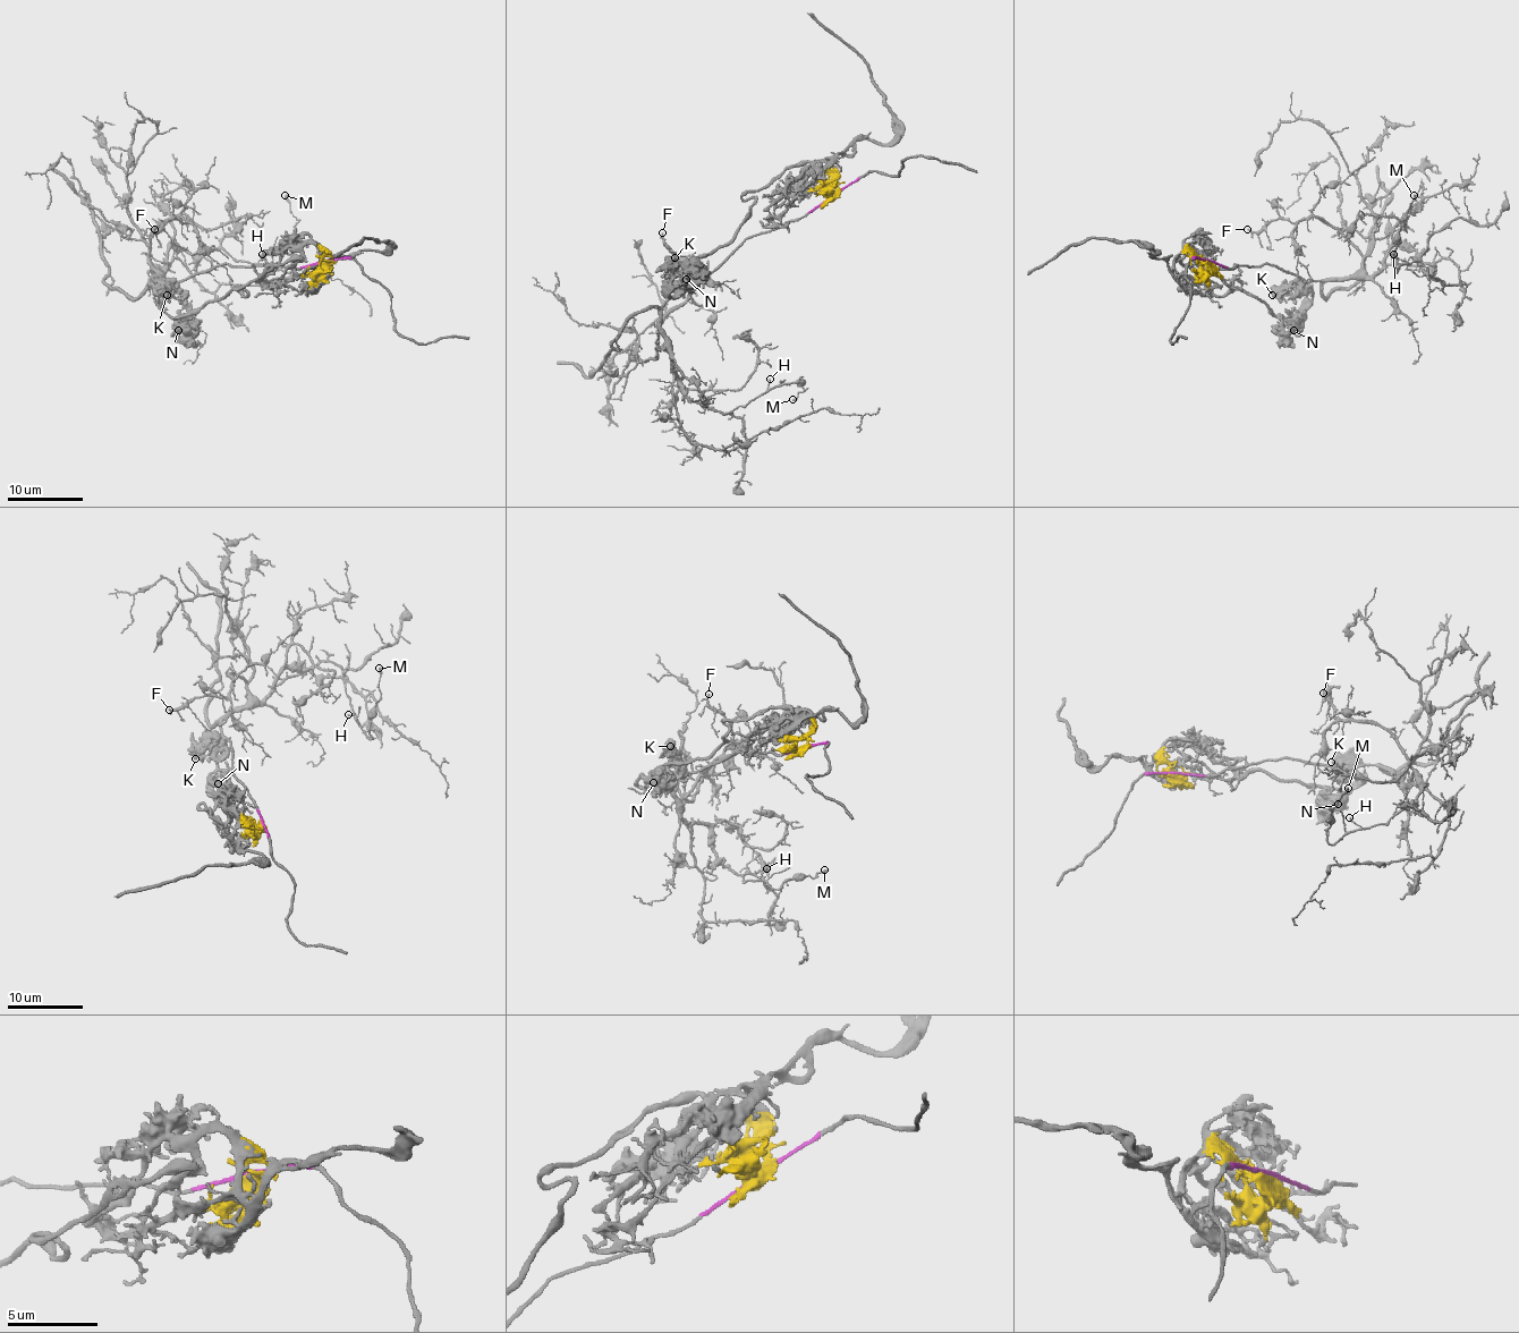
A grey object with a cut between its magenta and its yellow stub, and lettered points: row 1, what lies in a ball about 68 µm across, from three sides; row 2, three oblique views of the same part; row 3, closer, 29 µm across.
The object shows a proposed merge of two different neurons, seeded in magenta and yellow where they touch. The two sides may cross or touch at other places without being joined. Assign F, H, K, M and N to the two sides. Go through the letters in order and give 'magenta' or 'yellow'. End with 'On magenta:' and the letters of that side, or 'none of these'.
F: magenta
H: magenta
K: yellow
M: magenta
N: yellow
On magenta: F, H, M

